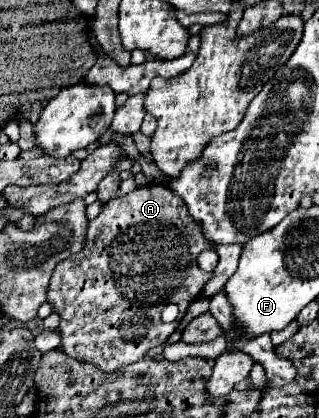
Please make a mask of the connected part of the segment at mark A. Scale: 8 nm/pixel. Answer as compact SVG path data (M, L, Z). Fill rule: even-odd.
M148 184L132 190L126 196L106 202L100 216L88 224L84 250L60 262L54 268L48 286L48 302L62 318L58 326L62 334L60 348L68 356L92 364L108 374L142 360L152 348L170 338L184 318L188 306L202 294L206 282L212 278L214 272L200 270L196 262L198 254L206 248L214 248L214 244L208 244L204 238L200 222L190 216L184 200L172 194L172 190L166 186ZM166 304L176 304L180 308L178 320L172 324L164 324L160 320L160 312Z

